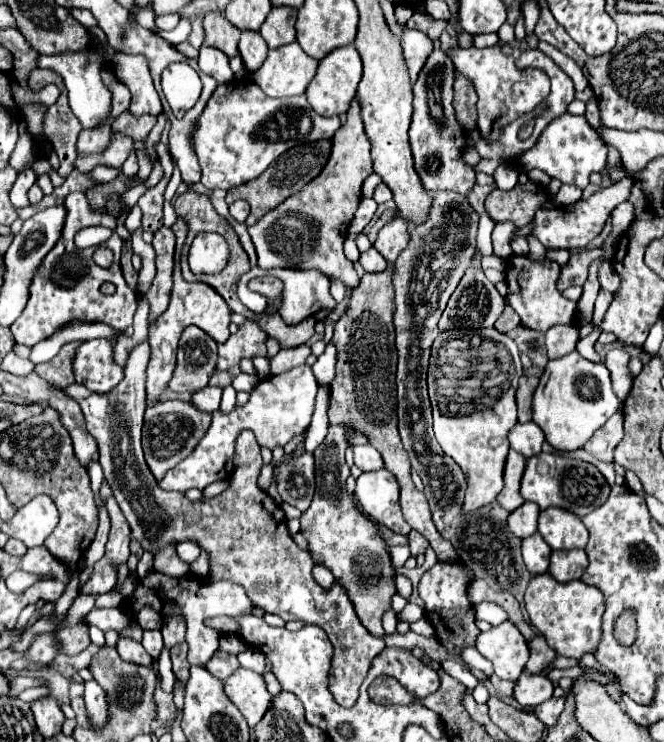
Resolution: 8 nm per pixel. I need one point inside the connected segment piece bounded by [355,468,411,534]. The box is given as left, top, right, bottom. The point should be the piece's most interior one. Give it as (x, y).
(378, 492)

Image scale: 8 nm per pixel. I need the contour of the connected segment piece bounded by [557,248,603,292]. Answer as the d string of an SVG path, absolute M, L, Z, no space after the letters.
M593 248L593 250L585 250L585 252L573 252L569 262L561 268L561 274L557 280L559 292L563 292L569 286L577 286L579 282L585 282L587 274L589 274L589 264L601 256L603 256L601 248Z

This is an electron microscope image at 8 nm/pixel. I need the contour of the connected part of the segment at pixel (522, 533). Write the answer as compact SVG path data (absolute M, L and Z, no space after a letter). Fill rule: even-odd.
M525 502L523 506L519 506L509 514L507 526L519 538L527 538L537 532L537 518L539 518L539 506L533 502Z

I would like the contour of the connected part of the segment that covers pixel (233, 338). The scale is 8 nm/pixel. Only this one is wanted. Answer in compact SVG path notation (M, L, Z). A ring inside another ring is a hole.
M247 318L235 334L229 336L227 342L219 344L219 370L229 370L233 366L239 366L243 358L255 358L255 356L267 356L265 348L265 330L253 320Z

